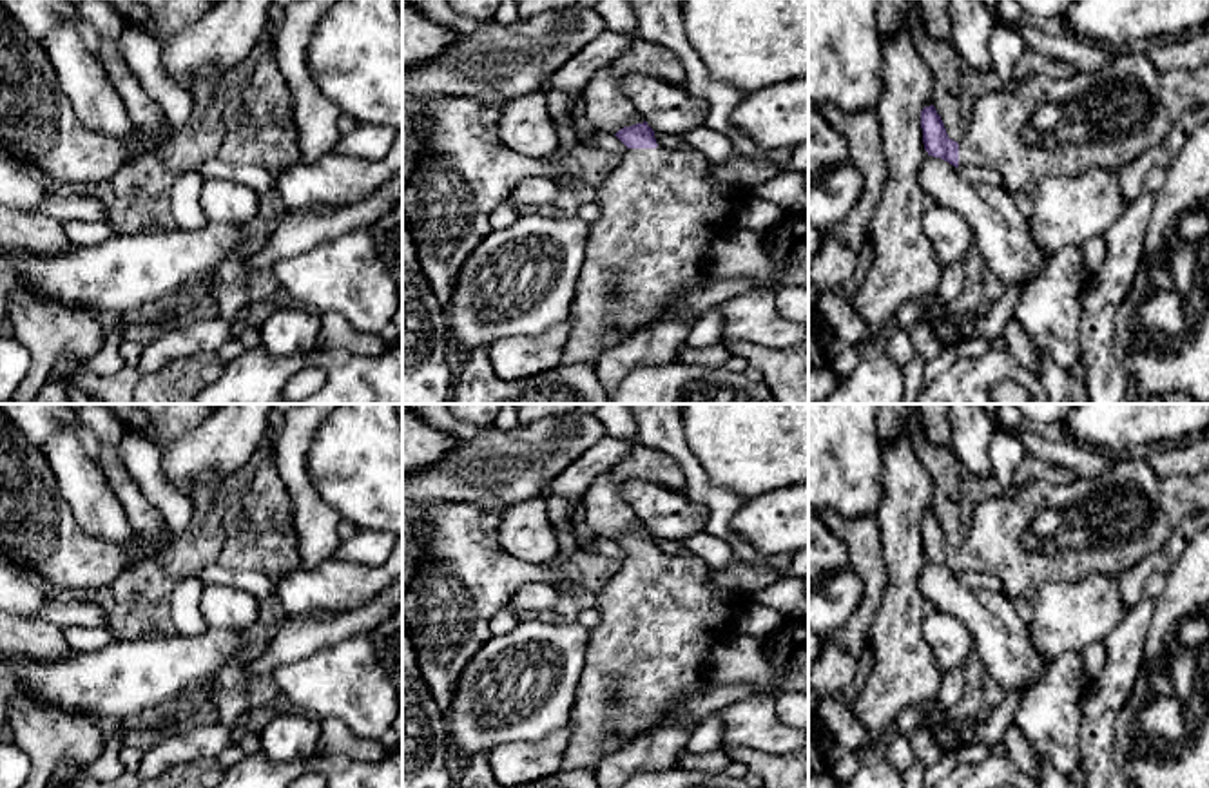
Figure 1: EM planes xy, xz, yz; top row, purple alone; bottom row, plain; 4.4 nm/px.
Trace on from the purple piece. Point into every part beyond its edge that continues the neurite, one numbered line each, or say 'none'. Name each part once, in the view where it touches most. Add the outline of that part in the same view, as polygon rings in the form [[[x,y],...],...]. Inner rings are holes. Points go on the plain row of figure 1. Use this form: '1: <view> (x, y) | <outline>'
1: xz (660, 616) | [[[627,554],[624,567],[595,594],[600,621],[589,629],[584,670],[576,699],[569,714],[571,741],[560,770],[596,768],[598,763],[620,752],[633,739],[658,728],[678,714],[680,705],[707,679],[703,661],[729,638],[738,636],[736,623],[750,605],[741,589],[716,587],[711,569],[696,556]]]

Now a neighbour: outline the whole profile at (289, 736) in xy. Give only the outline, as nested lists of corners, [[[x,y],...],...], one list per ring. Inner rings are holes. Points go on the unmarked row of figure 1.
[[[283,706],[259,732],[261,754],[276,763],[310,759],[315,755],[319,734],[319,721]]]

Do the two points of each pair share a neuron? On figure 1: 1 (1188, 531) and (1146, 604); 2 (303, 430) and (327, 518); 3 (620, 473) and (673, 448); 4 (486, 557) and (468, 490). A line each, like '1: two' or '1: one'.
1: two
2: one
3: two
4: two

